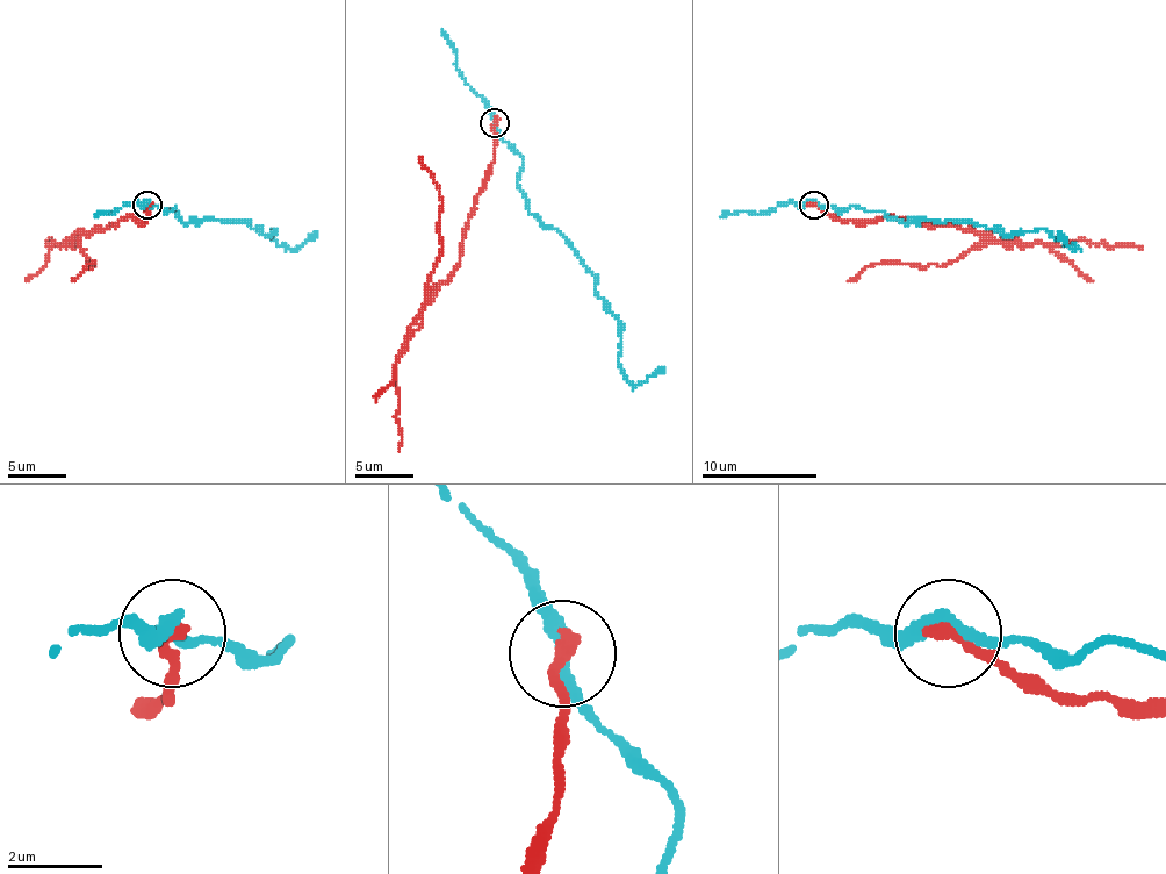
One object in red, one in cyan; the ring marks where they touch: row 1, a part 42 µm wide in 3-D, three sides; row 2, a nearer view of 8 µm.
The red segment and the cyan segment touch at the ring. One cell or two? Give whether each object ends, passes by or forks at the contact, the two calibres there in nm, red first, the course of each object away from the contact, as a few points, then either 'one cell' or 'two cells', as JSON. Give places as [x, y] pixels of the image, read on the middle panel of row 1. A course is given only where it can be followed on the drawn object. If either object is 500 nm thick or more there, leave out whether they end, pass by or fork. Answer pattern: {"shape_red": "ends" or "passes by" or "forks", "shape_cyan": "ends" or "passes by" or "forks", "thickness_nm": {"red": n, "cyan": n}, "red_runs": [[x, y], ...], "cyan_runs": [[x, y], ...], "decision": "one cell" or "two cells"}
{"shape_red": "ends", "shape_cyan": "passes by", "thickness_nm": {"red": 300, "cyan": 280}, "red_runs": [[494, 122], [494, 162], [462, 237], [459, 266], [422, 309], [422, 324], [396, 364], [398, 451]], "cyan_runs": [[494, 122], [523, 159], [517, 188], [532, 214], [595, 278], [618, 321], [627, 379], [641, 385], [664, 370]], "decision": "two cells"}

